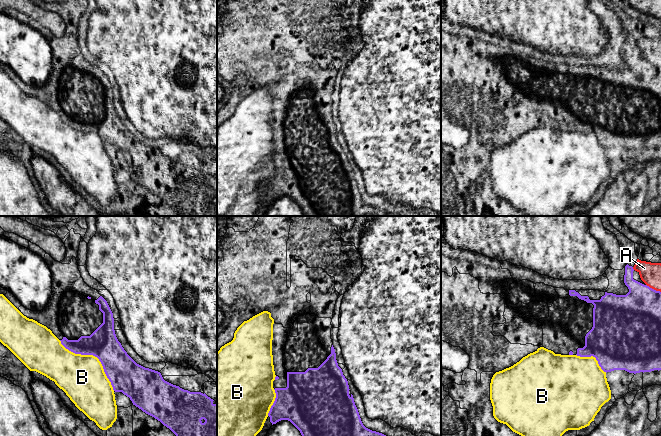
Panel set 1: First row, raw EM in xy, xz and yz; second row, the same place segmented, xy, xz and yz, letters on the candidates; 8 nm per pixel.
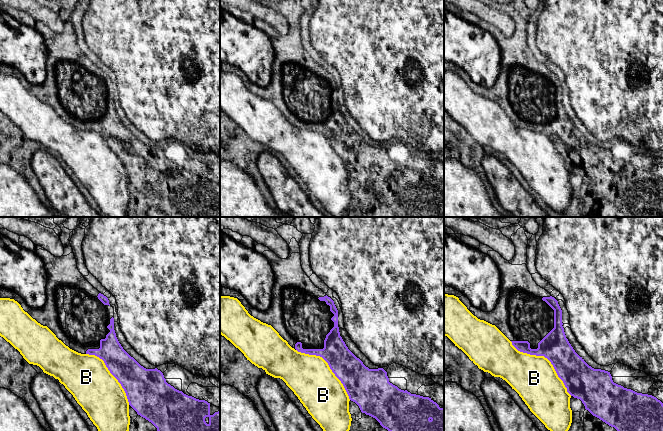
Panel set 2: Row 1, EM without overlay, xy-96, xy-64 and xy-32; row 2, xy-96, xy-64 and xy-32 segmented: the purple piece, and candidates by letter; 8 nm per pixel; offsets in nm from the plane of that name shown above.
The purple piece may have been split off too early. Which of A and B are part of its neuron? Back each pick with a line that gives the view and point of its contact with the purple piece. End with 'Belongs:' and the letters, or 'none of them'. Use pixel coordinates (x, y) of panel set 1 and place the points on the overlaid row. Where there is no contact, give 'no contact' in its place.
Belongs: none of them

